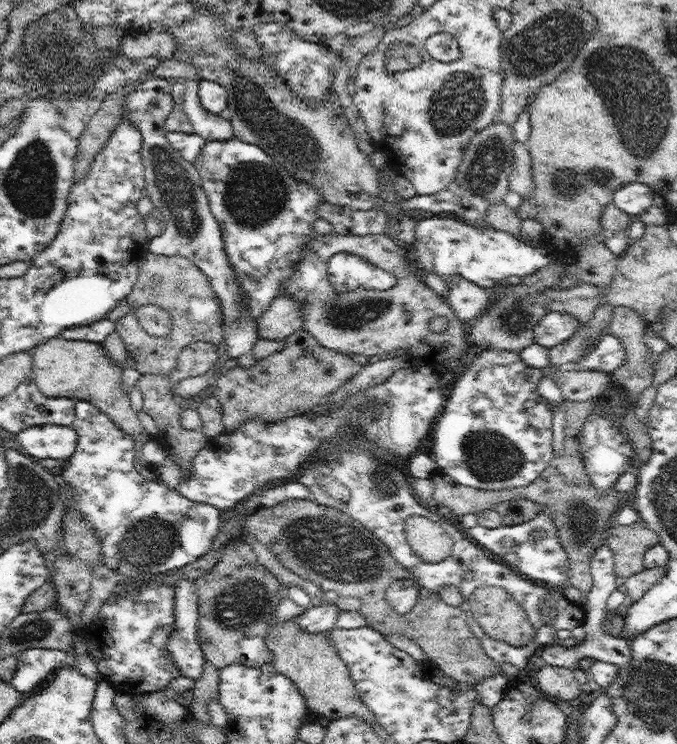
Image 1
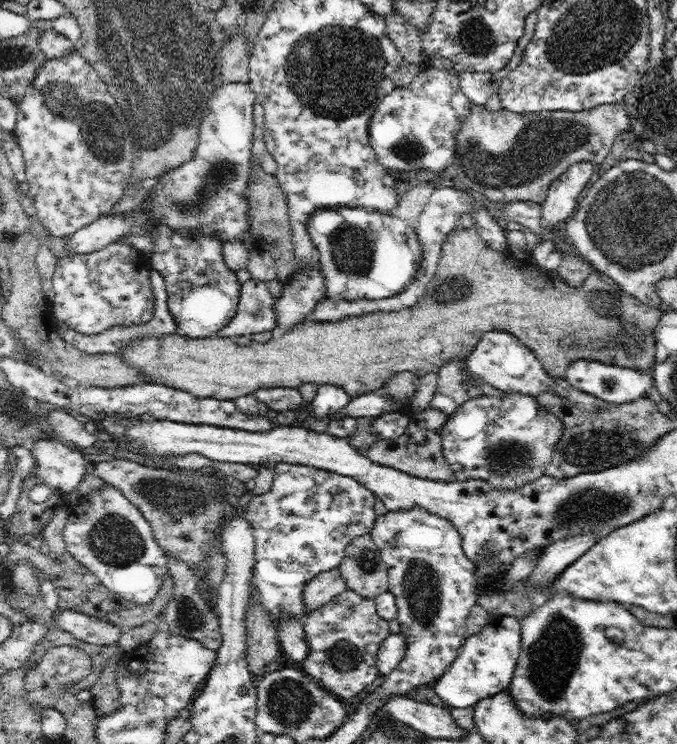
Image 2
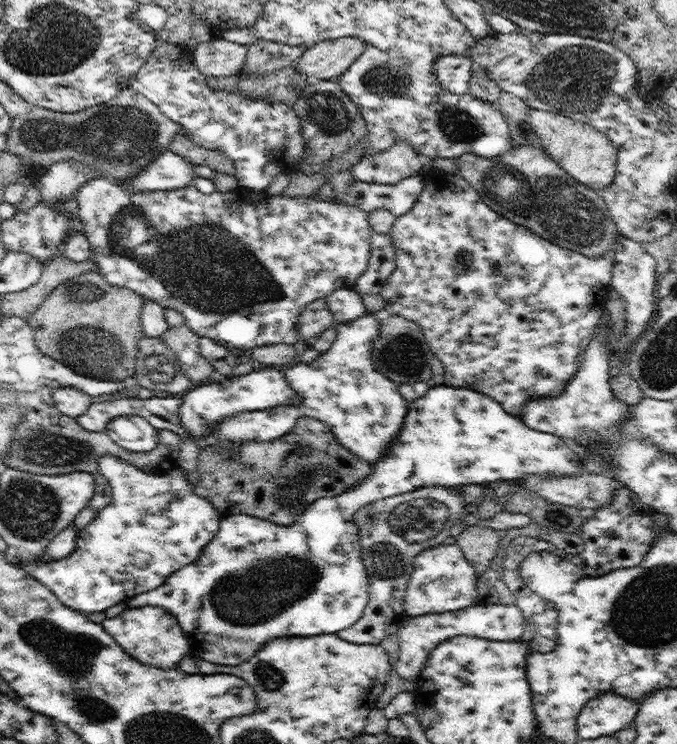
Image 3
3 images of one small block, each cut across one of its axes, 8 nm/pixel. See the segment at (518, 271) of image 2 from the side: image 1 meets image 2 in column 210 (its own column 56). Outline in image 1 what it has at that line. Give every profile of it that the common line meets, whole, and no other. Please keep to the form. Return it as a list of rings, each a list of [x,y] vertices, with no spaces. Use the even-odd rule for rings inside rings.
[[[58,336],[35,346],[31,353],[33,355],[31,376],[44,396],[64,397],[74,402],[86,401],[97,406],[98,410],[109,415],[120,430],[130,435],[134,443],[135,469],[144,478],[154,481],[160,479],[157,469],[143,457],[142,452],[152,435],[140,423],[138,412],[130,407],[129,393],[120,389],[124,368],[116,365],[102,344],[86,340],[66,340]]]

